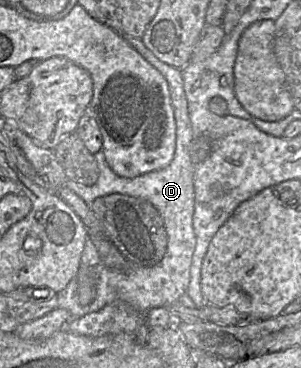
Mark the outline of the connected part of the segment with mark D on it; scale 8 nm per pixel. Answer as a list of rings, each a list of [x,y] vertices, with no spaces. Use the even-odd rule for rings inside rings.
[[[125,36],[127,42],[167,80],[176,123],[176,147],[172,161],[163,169],[151,171],[135,178],[120,177],[112,171],[106,162],[102,150],[94,154],[99,167],[99,178],[94,185],[85,186],[69,179],[65,186],[91,205],[96,198],[113,193],[125,194],[148,200],[160,212],[168,236],[166,253],[163,259],[153,267],[129,266],[125,271],[115,271],[102,263],[96,269],[96,296],[88,305],[81,305],[77,295],[77,278],[74,277],[66,287],[57,293],[58,308],[67,310],[72,318],[79,318],[96,312],[106,305],[123,302],[140,312],[147,313],[155,307],[168,307],[179,302],[190,283],[190,267],[196,247],[193,228],[194,215],[194,172],[195,164],[191,158],[193,139],[192,124],[188,112],[188,103],[184,91],[182,70],[160,61],[143,43],[142,39]]]

